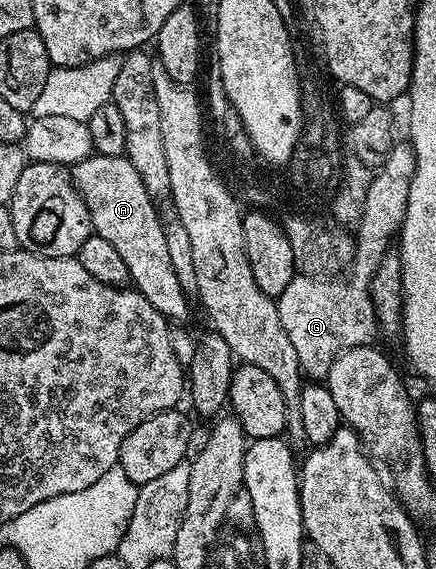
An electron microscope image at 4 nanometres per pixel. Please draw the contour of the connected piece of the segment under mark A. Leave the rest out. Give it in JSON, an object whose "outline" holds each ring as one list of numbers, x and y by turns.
{"outline":[[97,153,72,166,71,180,77,193,87,203,93,232,107,239,115,251,119,251,123,263,127,263,132,288,142,293,163,316,173,323,185,323,189,317,190,298,185,296,179,279,175,279,175,267,167,255,167,239,163,217,157,214,155,199,143,187,143,179,128,157,112,157]]}

